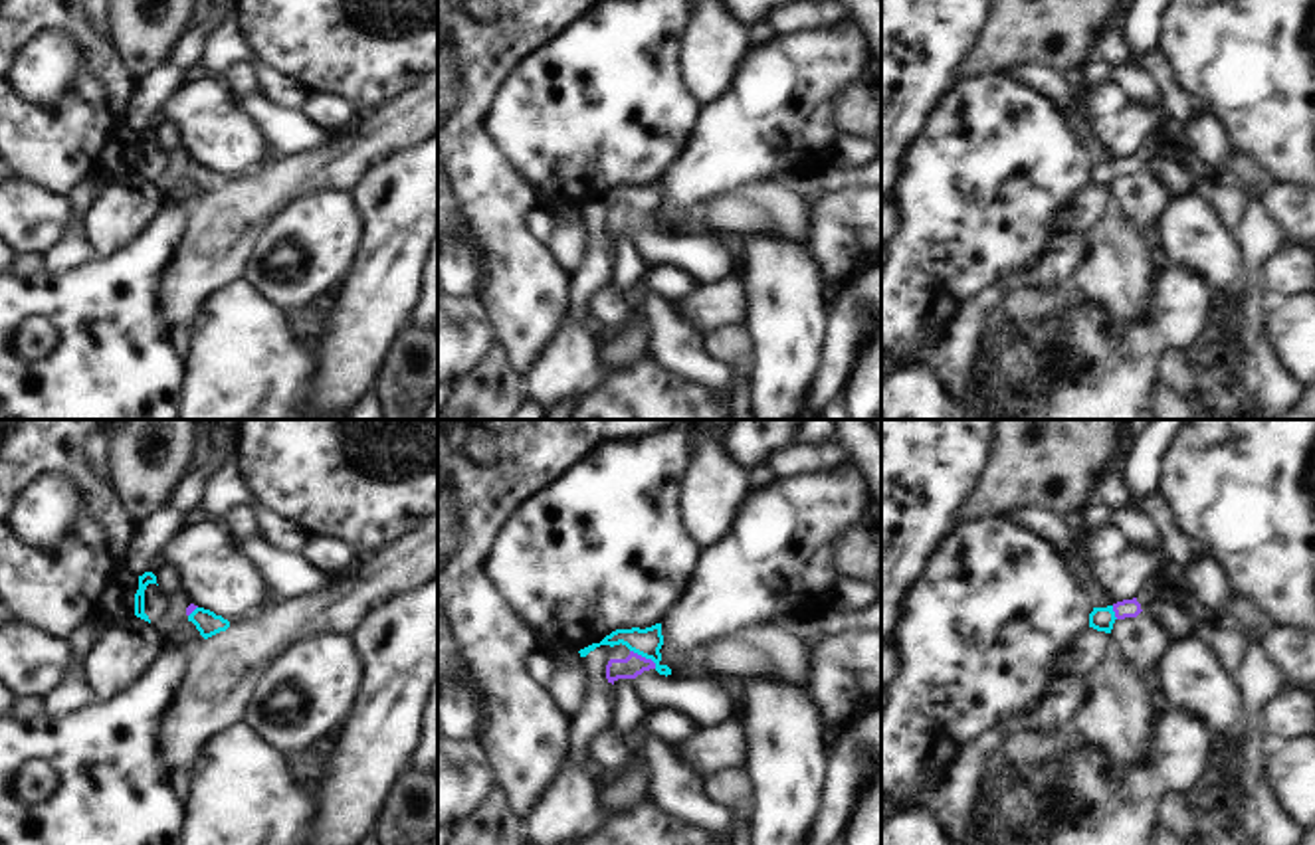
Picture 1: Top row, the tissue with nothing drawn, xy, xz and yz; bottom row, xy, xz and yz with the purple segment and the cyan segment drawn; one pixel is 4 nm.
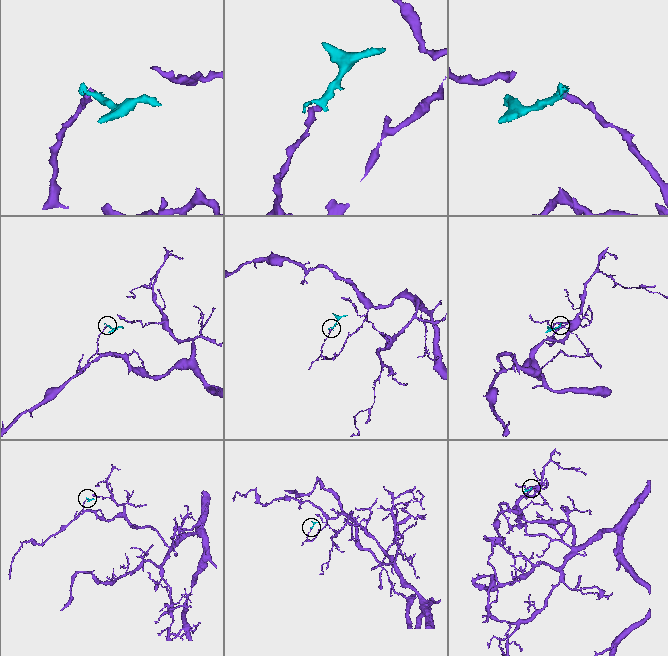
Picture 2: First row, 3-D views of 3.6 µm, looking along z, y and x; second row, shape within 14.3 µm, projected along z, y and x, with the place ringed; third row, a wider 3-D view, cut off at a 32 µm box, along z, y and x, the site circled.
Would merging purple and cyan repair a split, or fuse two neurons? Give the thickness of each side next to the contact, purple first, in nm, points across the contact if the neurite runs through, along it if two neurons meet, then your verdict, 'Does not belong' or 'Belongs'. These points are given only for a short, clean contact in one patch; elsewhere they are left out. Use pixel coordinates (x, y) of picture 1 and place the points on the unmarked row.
Thickness 90 nm (purple) against 120 nm. Boundary: xz (630, 206), (648, 214), (656, 224). Does not belong.

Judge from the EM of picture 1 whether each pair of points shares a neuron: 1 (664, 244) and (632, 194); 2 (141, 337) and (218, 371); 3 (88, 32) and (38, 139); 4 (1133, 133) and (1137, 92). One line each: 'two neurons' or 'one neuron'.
1: two neurons
2: two neurons
3: one neuron
4: two neurons

